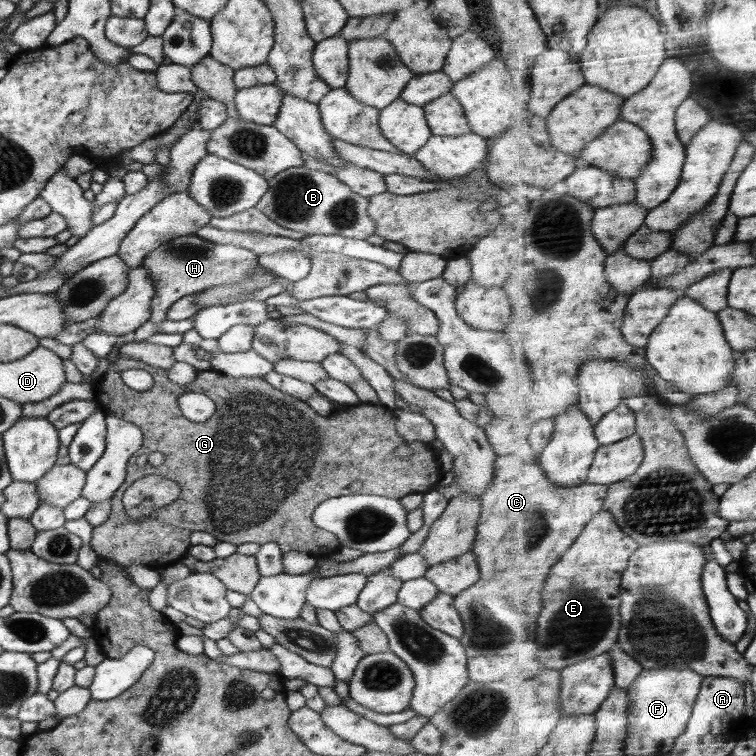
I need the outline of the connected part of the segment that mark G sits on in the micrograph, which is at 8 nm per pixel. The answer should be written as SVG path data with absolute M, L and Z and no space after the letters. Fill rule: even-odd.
M121 352L118 353L114 365L109 366L94 387L94 400L105 414L113 414L135 424L141 428L143 434L142 446L130 457L125 480L111 499L109 519L104 524L93 527L89 544L98 556L109 558L123 567L133 564L151 566L151 564L179 561L189 548L190 533L196 531L207 532L218 542L231 542L237 545L245 542L256 544L275 542L282 552L304 551L318 559L323 558L340 547L335 534L312 522L314 510L324 500L352 494L374 494L399 500L408 494L424 494L430 491L444 476L438 465L438 454L424 442L404 440L396 432L392 409L384 405L359 403L346 406L328 416L320 416L307 401L298 400L274 388L262 378L226 377L209 369L199 371L194 382L180 386L166 376L166 371L126 358ZM132 368L150 373L154 379L152 388L140 392L128 388L120 373ZM186 392L204 393L215 402L214 414L206 422L192 422L184 418L177 400ZM362 434L374 434L378 440L376 444L380 446L380 452L372 452L374 448L370 448L370 468L364 468L364 464L358 458L354 460L352 466L352 450L348 450L348 444ZM402 444L407 444L414 451L412 456L404 460L394 454L396 448ZM151 452L162 452L166 458L164 463L157 467L150 465L147 457ZM152 474L176 481L181 488L179 497L170 505L156 509L151 516L132 522L122 503L124 491L139 478Z

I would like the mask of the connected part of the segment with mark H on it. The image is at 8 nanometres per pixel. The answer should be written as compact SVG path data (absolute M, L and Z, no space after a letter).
M194 235L180 236L172 241L160 245L158 249L146 257L142 268L148 270L153 278L154 297L151 301L152 322L164 322L172 304L180 298L202 293L202 291L220 287L222 285L240 285L252 269L256 269L257 256L250 250L232 246L218 245L208 242Z

